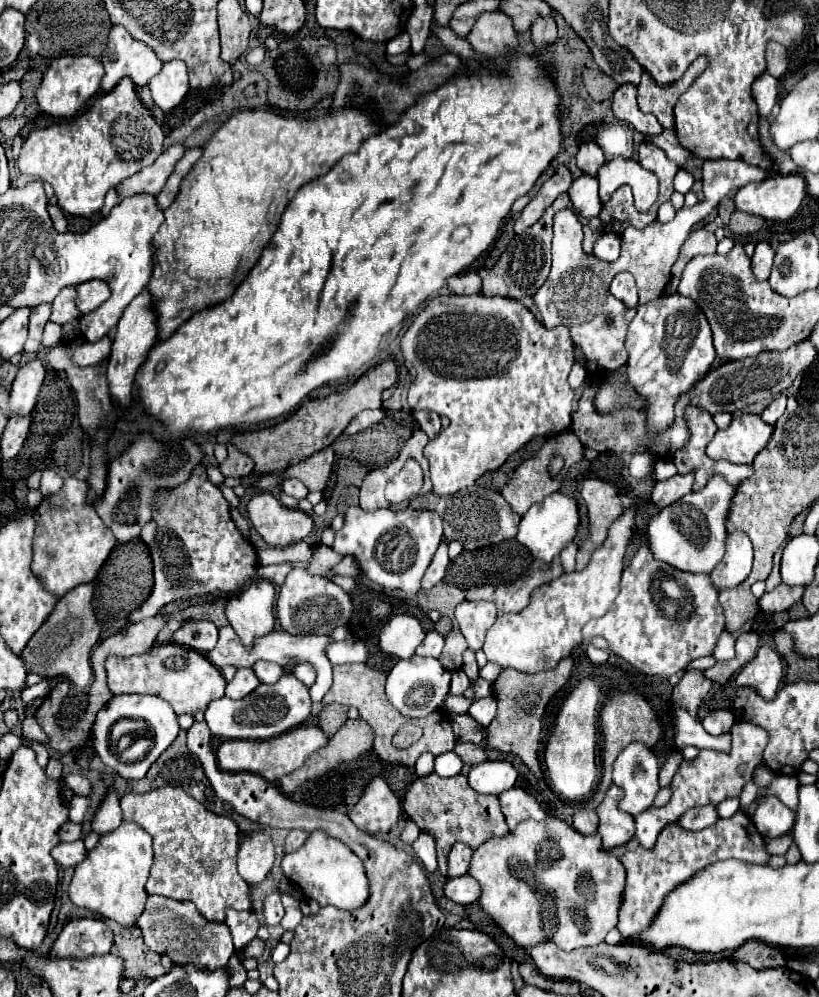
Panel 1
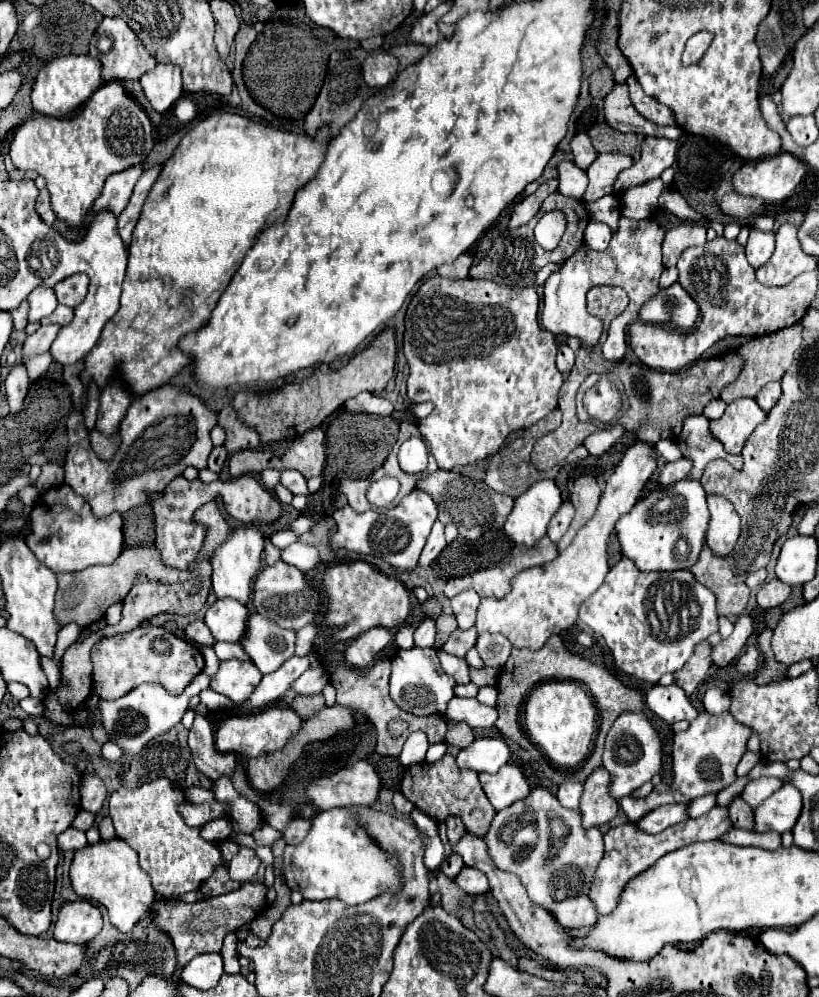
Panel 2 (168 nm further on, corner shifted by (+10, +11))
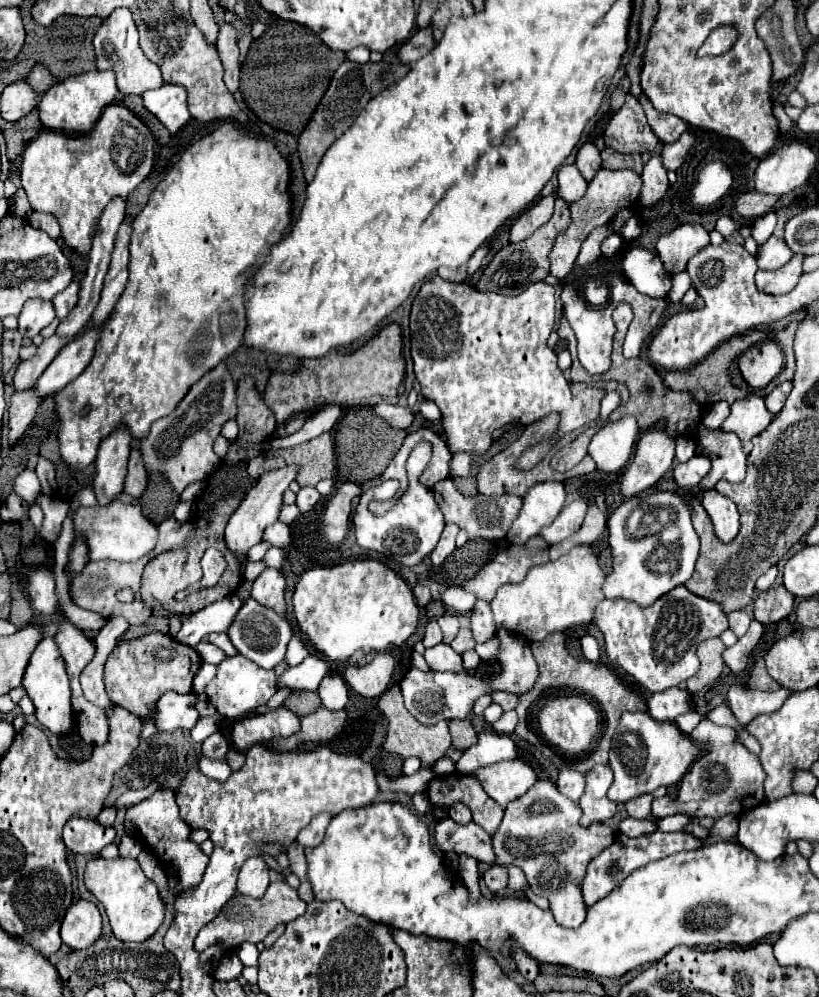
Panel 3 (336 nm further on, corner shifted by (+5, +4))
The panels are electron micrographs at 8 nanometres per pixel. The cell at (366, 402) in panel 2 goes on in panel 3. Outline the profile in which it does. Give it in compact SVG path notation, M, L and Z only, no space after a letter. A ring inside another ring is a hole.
M380 402L372 410L380 418L384 418L392 428L408 428L414 420L414 414L408 408L396 406L396 404L390 404L390 402Z

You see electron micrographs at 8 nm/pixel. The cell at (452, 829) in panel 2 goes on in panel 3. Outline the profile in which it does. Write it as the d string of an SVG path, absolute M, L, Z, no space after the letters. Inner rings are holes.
M454 804L454 806L448 810L448 816L450 816L456 824L470 824L470 822L472 822L470 810L468 810L464 804Z

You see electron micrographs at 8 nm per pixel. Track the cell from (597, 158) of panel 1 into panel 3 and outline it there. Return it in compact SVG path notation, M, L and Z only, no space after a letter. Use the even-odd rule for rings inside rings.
M586 142L578 154L576 154L576 166L580 170L580 174L590 182L594 178L594 174L600 170L600 152L592 142Z

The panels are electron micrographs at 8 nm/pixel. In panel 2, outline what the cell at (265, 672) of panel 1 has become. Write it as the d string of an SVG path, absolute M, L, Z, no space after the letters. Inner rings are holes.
M217 641L215 645L213 645L213 651L215 651L215 655L223 661L223 659L249 659L247 655L245 655L245 651L237 645L237 643L227 643L227 641Z

